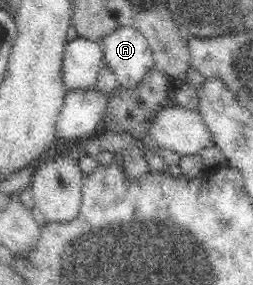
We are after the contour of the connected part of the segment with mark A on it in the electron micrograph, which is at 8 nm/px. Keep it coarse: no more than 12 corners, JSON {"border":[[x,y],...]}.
{"border":[[120,26],[101,43],[116,87],[133,90],[155,68],[148,41]]}

